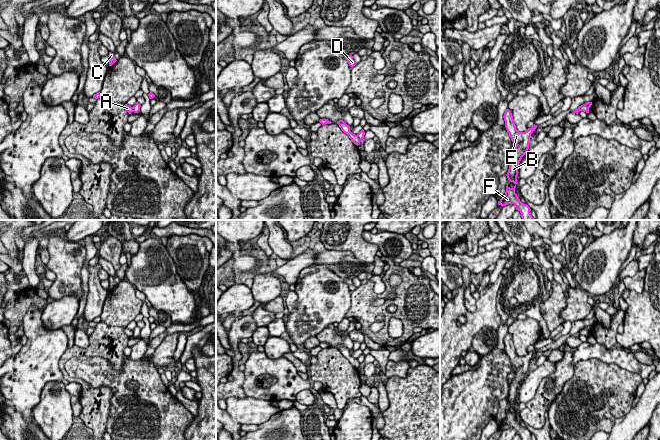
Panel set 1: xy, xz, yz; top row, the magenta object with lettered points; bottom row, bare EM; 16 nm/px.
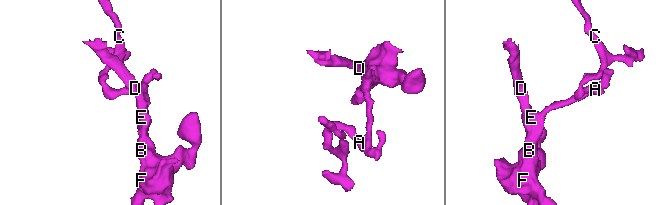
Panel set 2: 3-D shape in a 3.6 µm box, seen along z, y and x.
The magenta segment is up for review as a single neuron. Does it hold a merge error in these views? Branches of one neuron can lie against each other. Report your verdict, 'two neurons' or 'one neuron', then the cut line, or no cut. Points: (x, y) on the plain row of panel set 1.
two neurons | xy (132, 331), (133, 335)

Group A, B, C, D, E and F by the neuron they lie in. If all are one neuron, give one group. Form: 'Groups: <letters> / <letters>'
Groups: A C / B D E F

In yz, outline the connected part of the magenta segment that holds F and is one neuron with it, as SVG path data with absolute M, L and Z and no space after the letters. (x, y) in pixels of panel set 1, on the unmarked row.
M506 333L503 342L505 345L505 352L509 357L512 366L516 369L513 373L515 377L512 381L510 381L509 384L508 396L505 398L509 406L513 406L515 410L513 412L510 412L508 409L506 410L505 419L498 425L498 429L503 431L512 427L516 430L516 434L521 437L521 440L532 440L530 437L530 431L520 425L517 418L515 417L515 412L518 405L517 400L519 387L529 373L531 358L535 355L537 349L534 348L525 356L519 356L516 353L512 337L509 333Z

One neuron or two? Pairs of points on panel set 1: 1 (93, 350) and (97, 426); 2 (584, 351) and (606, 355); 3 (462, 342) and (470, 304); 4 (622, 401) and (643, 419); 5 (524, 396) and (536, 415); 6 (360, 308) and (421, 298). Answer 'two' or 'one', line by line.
1: one
2: one
3: two
4: two
5: two
6: one

